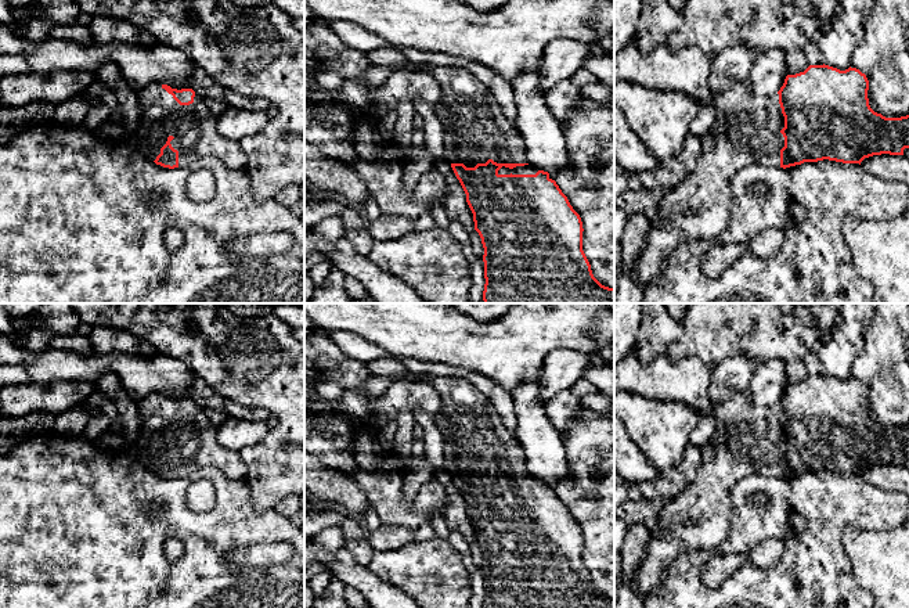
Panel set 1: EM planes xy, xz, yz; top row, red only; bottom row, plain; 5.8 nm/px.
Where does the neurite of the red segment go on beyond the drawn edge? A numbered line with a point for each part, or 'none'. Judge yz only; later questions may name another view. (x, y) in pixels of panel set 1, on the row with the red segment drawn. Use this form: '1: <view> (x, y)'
1: yz (747, 128)

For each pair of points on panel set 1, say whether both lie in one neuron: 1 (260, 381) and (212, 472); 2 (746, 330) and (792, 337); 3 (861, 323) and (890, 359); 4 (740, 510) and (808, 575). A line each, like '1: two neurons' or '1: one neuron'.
1: two neurons
2: one neuron
3: two neurons
4: one neuron

